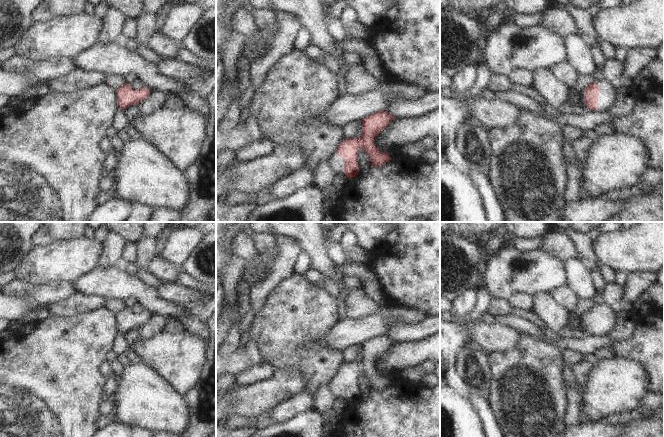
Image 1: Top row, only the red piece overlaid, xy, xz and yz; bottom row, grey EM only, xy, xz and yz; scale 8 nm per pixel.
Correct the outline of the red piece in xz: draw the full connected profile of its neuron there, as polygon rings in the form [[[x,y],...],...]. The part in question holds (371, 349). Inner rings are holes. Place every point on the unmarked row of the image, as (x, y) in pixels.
[[[387,335],[375,336],[362,344],[362,360],[360,362],[347,362],[342,366],[336,378],[331,381],[330,390],[336,399],[344,397],[352,403],[359,397],[357,378],[360,373],[367,377],[372,390],[378,391],[390,385],[389,378],[377,373],[375,361],[385,353],[396,341]]]

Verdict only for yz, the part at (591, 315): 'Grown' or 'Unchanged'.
Grown

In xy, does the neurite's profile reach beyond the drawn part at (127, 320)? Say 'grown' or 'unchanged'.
unchanged

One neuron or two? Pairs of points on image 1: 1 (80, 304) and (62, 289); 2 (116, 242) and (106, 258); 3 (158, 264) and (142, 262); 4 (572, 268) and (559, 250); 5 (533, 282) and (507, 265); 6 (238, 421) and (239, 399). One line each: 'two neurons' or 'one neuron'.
1: two neurons
2: one neuron
3: two neurons
4: two neurons
5: one neuron
6: two neurons

